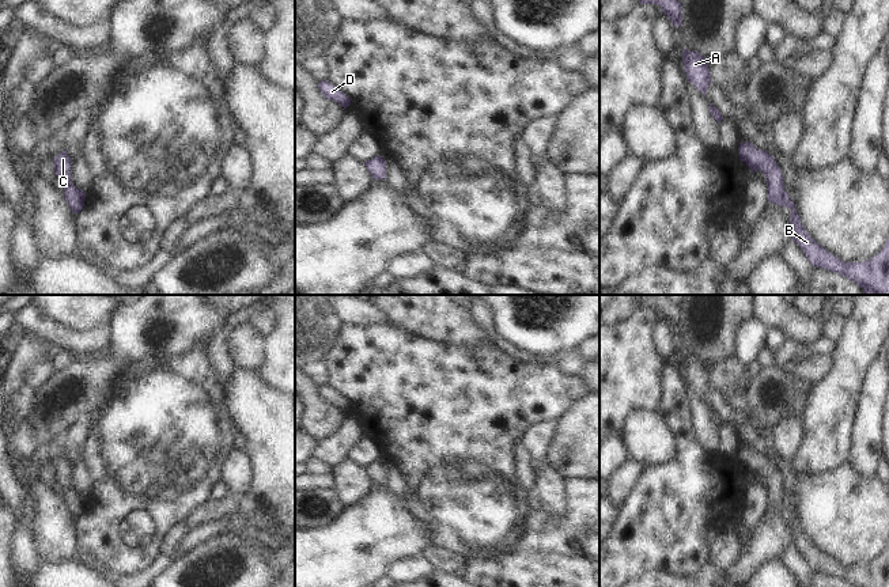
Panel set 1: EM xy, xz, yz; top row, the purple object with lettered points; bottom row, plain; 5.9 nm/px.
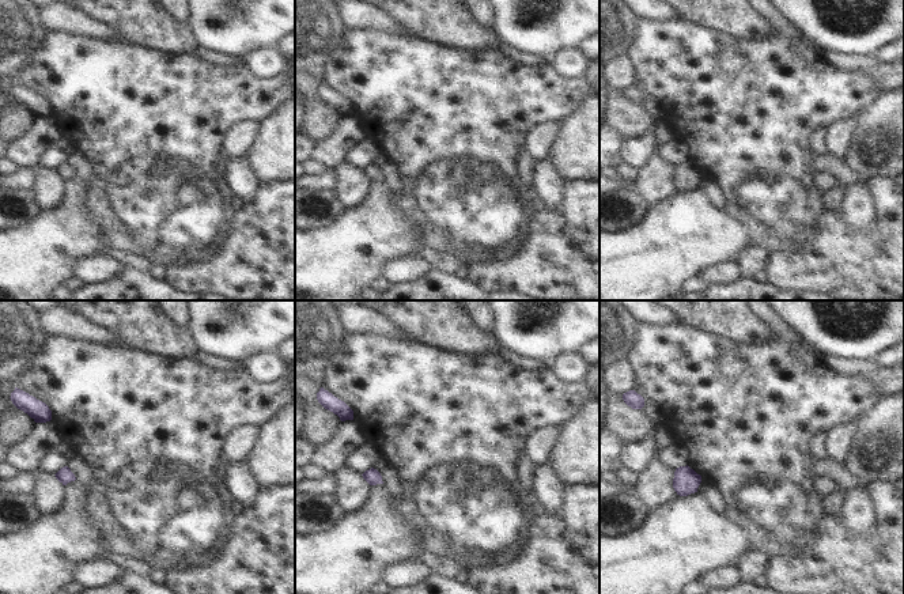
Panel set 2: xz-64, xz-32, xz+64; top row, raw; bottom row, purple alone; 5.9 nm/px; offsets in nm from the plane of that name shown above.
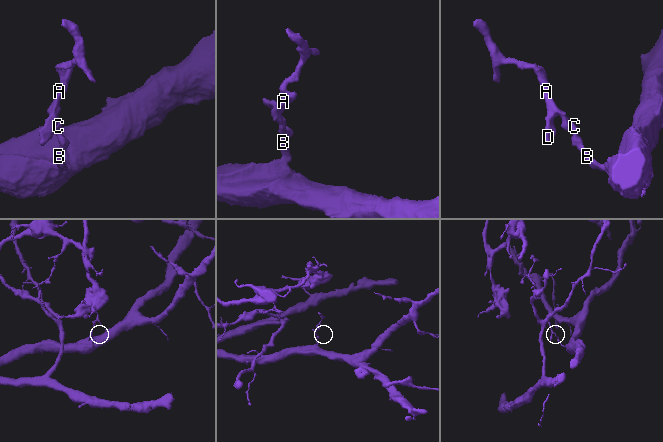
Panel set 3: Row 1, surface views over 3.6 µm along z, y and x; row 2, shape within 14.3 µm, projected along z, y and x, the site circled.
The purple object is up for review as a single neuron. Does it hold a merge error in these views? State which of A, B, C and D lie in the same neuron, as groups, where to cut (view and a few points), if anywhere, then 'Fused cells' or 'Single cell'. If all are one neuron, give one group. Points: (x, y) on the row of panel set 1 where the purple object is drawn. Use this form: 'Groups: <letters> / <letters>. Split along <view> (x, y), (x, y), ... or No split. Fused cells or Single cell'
Groups: A B C D. No split. Single cell.

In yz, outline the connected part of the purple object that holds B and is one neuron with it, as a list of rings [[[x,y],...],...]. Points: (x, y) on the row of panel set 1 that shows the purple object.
[[[741,143],[738,147],[739,160],[750,171],[760,170],[765,175],[768,186],[768,202],[786,207],[791,211],[790,223],[792,228],[792,241],[805,253],[813,266],[824,268],[839,273],[856,283],[866,295],[889,295],[889,238],[882,250],[865,262],[843,262],[826,249],[820,246],[801,223],[795,211],[795,204],[784,190],[783,175],[773,156],[765,149],[757,149],[753,143]]]

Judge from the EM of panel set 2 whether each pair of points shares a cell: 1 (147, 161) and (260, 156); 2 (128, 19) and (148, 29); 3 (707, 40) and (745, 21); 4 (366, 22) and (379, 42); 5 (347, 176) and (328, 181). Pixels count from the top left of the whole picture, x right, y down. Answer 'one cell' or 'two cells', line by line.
1: two cells
2: one cell
3: two cells
4: two cells
5: two cells

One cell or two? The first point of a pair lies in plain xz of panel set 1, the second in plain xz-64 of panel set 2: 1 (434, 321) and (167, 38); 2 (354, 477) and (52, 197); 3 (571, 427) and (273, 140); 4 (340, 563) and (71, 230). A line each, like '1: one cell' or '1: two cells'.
1: one cell
2: one cell
3: one cell
4: one cell

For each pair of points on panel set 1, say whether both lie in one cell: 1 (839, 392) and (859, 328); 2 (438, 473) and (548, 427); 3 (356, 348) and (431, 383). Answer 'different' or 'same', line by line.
1: same
2: different
3: same

